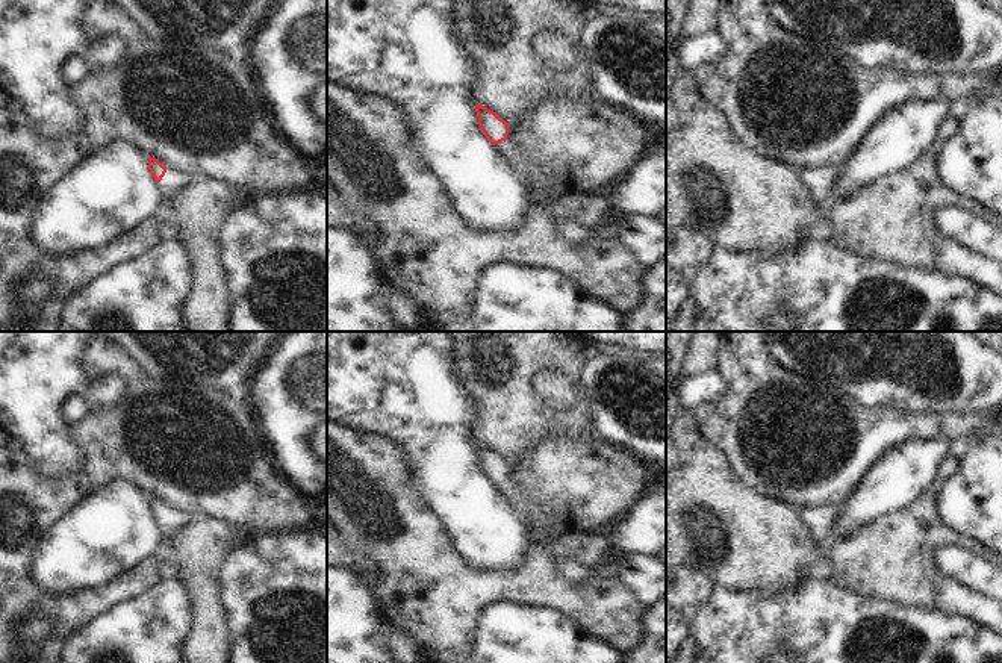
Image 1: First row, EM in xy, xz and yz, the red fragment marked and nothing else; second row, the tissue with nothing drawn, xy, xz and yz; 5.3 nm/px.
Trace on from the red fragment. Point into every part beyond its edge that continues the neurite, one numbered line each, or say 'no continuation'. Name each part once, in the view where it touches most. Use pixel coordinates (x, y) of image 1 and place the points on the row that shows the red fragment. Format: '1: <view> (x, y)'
1: xy (173, 180).

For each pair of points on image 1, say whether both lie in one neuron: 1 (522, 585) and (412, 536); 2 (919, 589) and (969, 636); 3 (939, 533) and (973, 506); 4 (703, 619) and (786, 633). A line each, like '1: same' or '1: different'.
1: same
2: different
3: different
4: same

